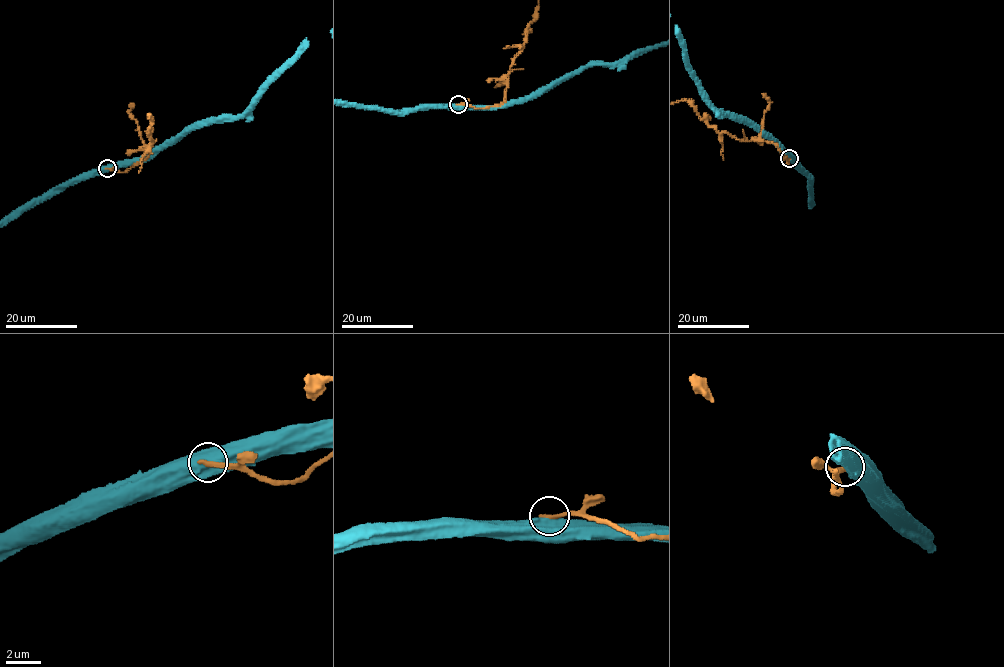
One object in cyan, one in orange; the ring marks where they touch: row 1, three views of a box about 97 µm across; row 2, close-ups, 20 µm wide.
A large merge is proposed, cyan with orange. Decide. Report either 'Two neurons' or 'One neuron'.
Two neurons

